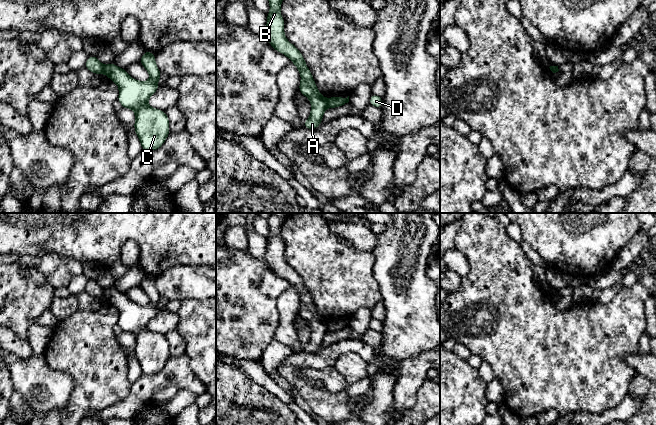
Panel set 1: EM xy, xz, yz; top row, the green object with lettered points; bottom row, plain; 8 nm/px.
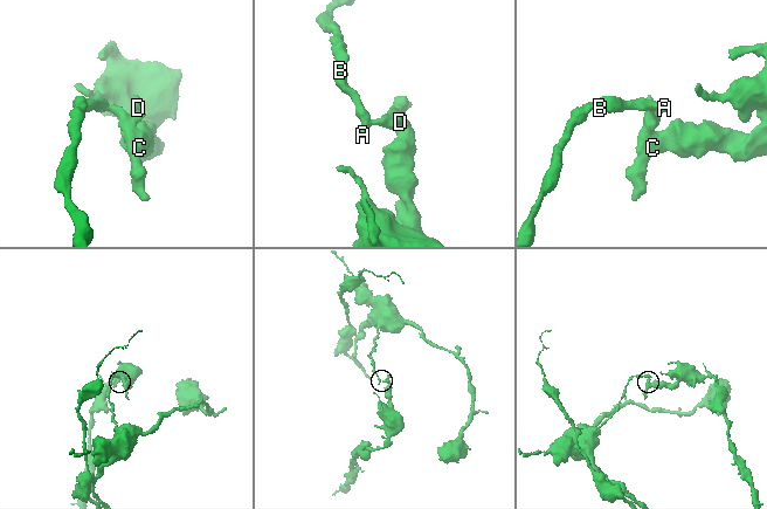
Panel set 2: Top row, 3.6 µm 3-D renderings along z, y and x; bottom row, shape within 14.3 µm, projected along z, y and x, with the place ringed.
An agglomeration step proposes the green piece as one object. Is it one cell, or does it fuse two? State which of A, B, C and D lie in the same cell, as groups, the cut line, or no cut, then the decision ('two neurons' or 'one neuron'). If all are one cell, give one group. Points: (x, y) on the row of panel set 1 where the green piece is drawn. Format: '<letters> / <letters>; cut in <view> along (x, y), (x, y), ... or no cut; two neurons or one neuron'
A B / C D; cut in xz along (327, 99), (329, 106); two neurons

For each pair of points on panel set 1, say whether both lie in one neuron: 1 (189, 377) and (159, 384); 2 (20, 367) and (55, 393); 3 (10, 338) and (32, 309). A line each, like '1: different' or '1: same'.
1: same
2: same
3: different

